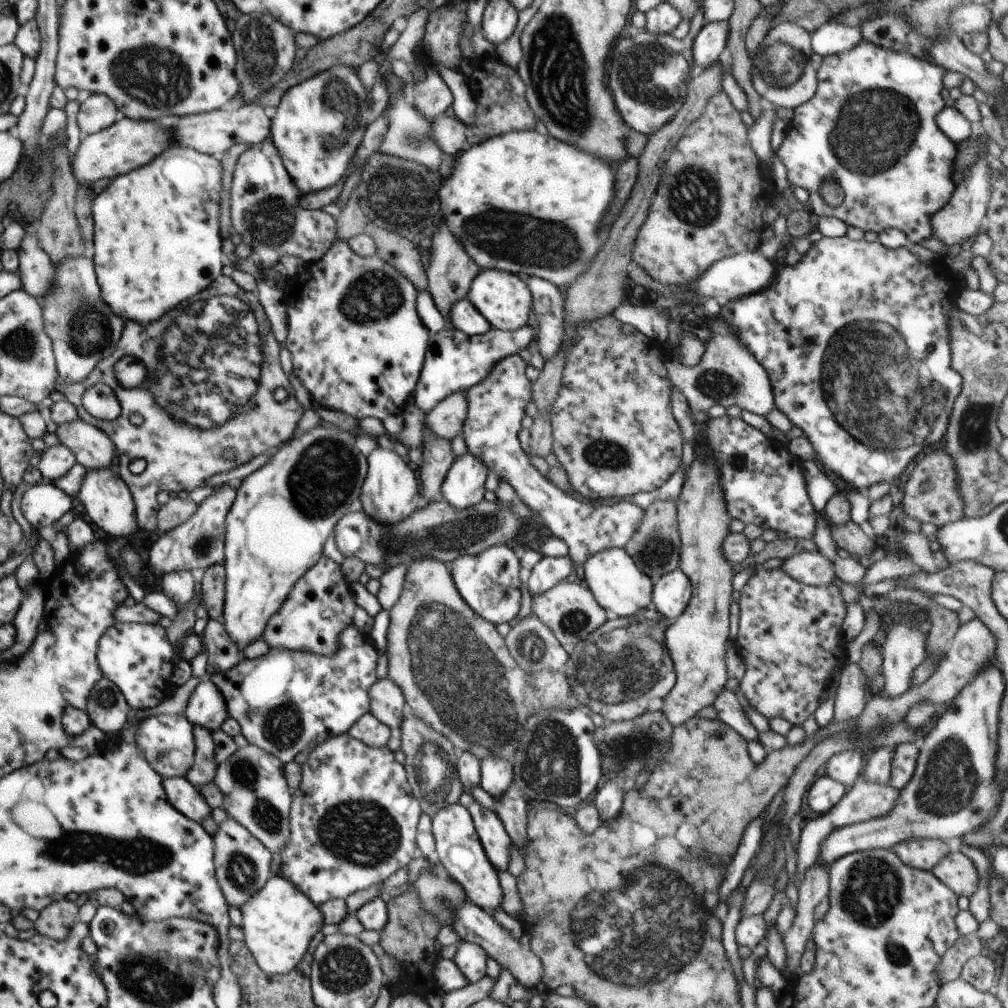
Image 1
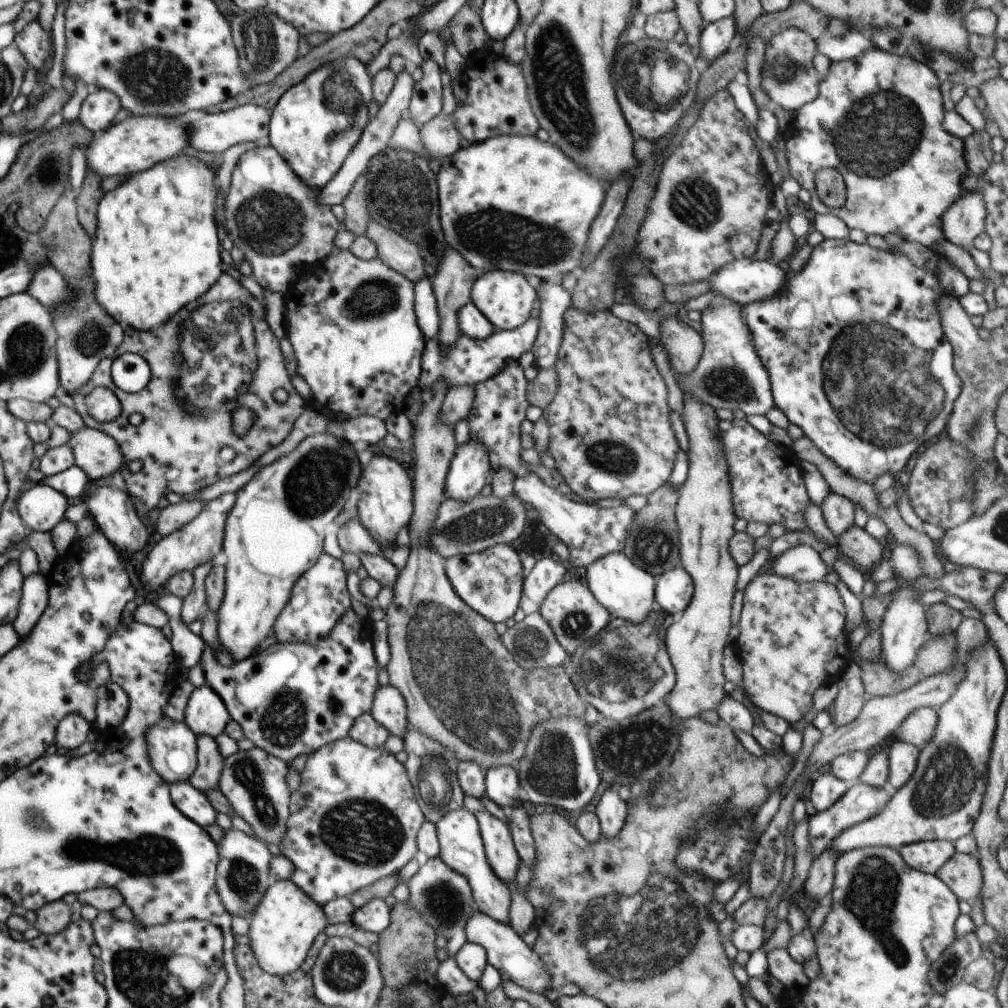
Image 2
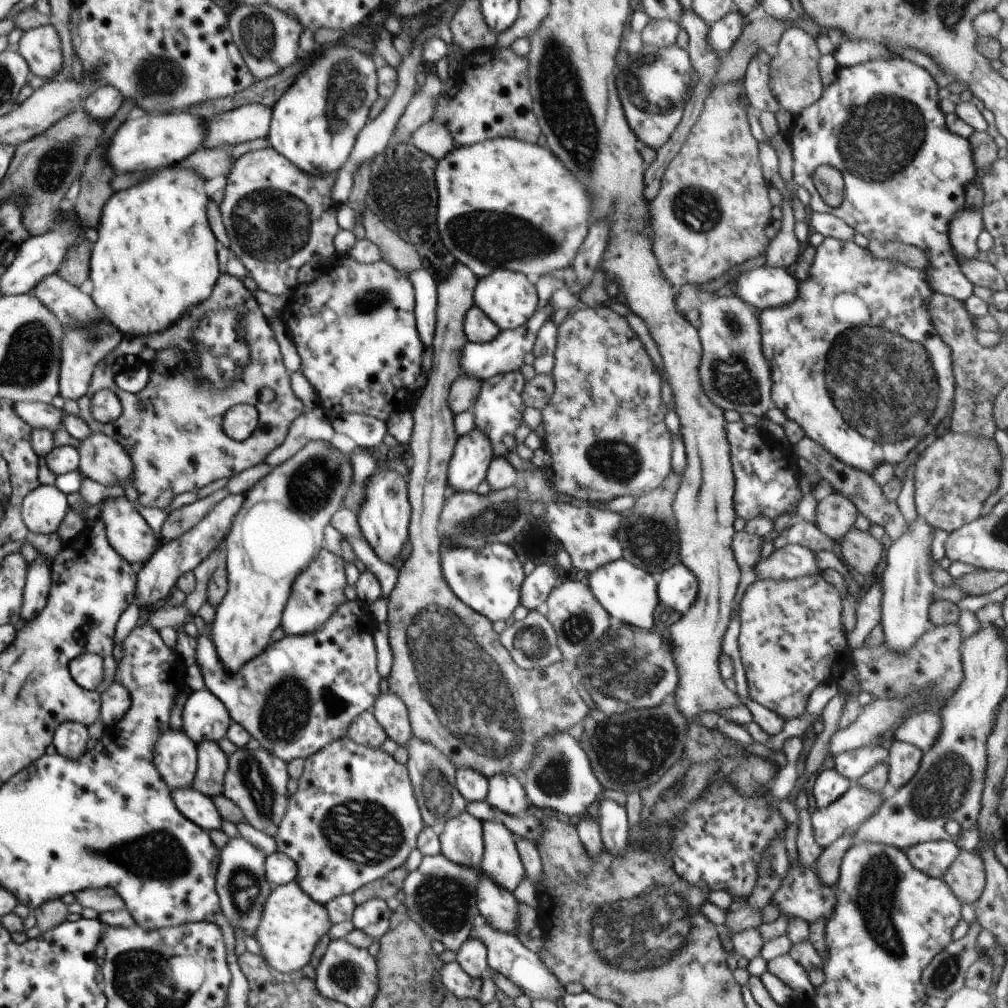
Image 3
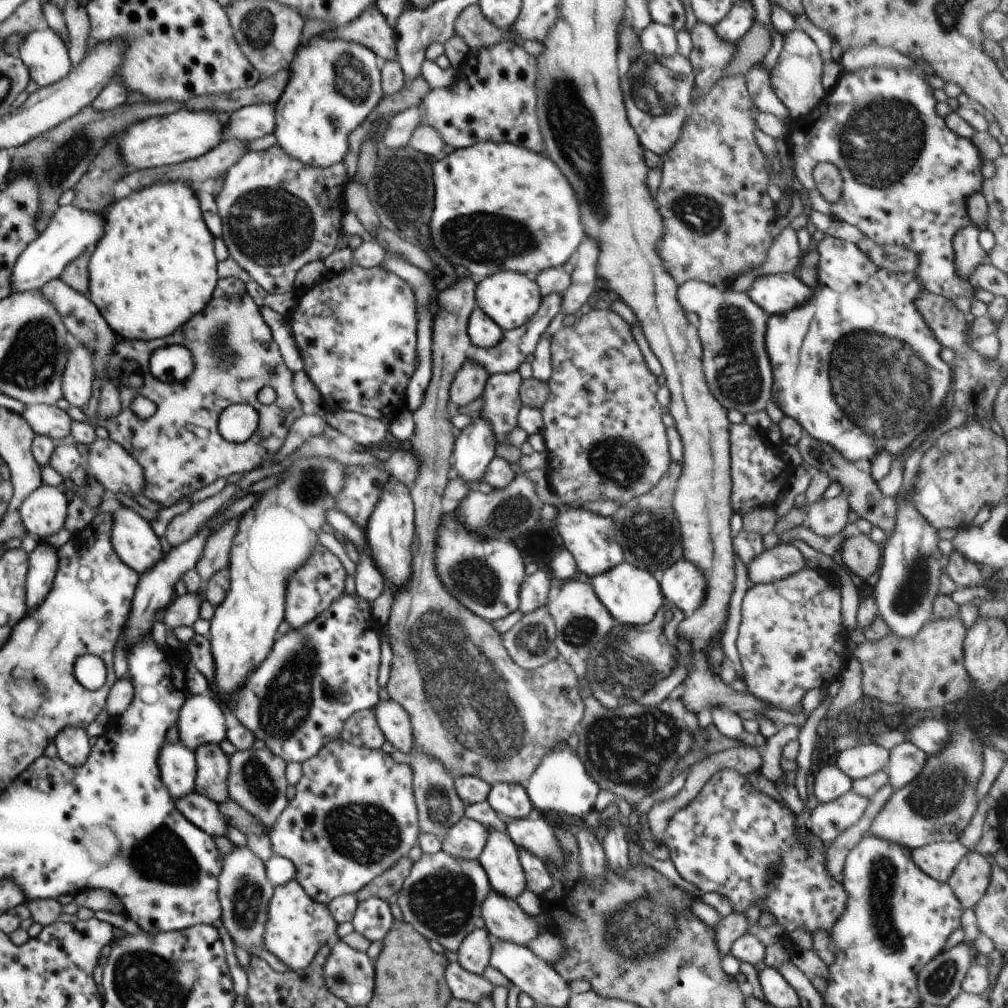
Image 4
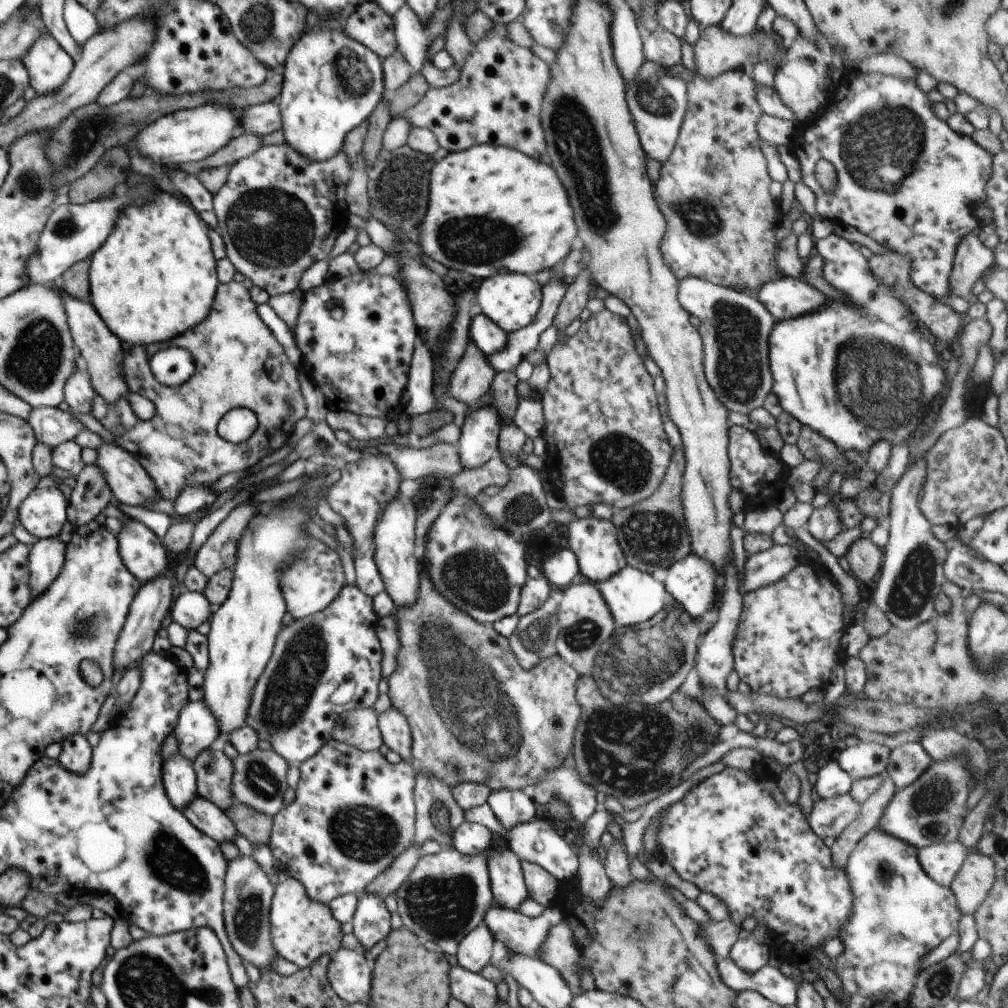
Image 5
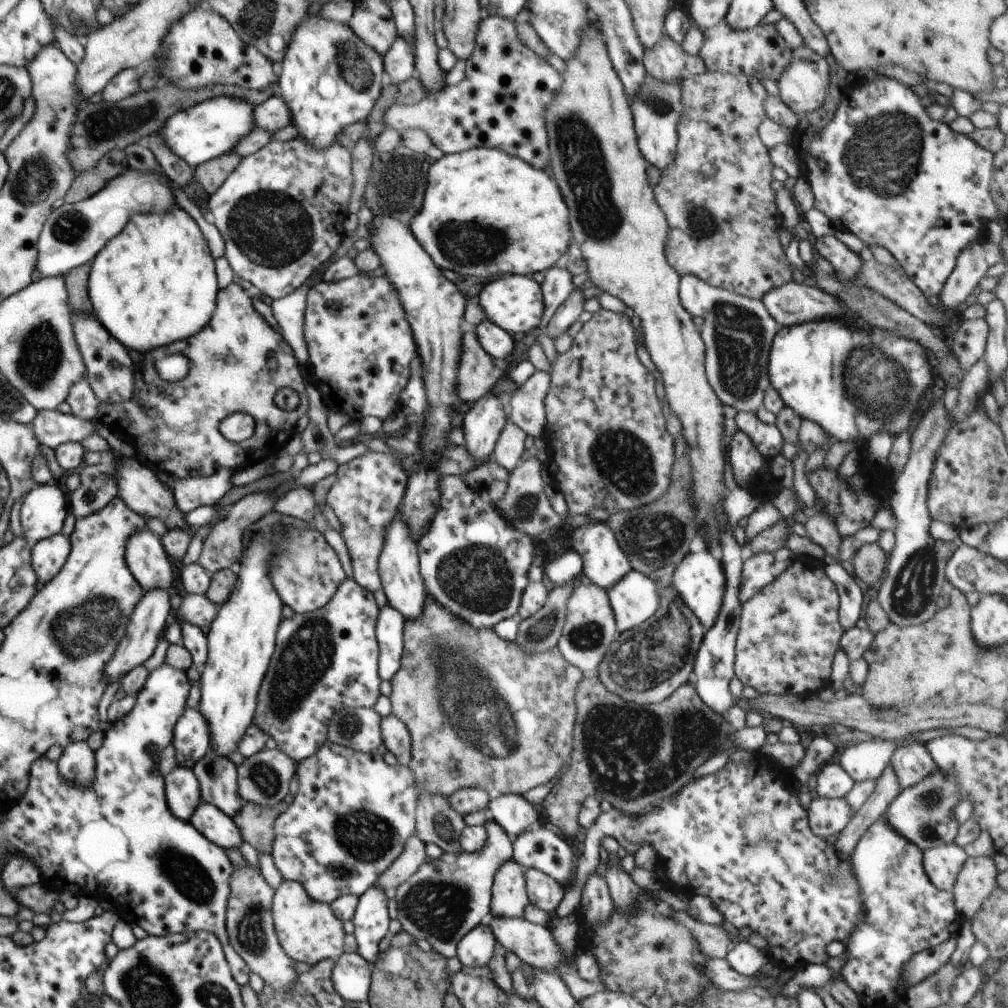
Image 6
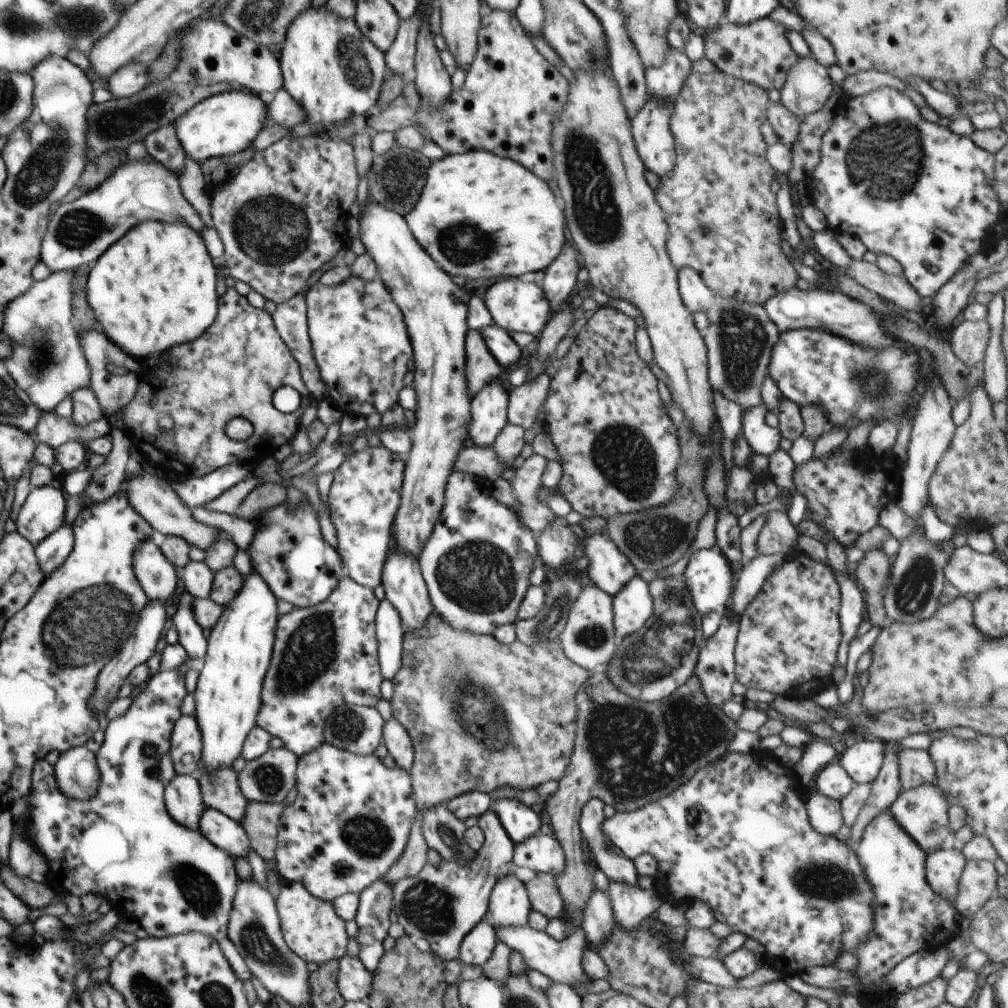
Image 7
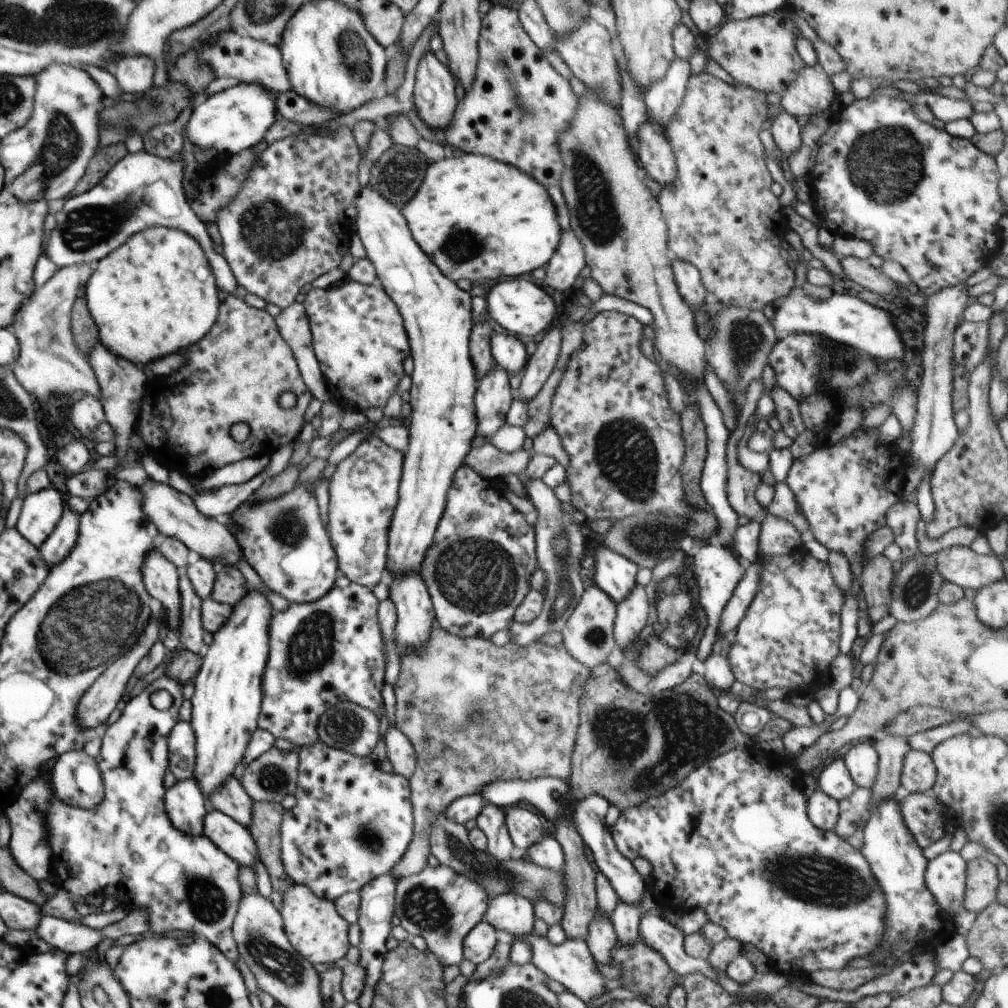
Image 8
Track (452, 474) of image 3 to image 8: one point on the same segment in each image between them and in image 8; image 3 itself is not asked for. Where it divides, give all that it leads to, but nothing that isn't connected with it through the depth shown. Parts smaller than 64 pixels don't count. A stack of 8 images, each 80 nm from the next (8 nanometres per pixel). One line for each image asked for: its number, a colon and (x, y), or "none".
4: (473, 449)
5: (479, 437)
6: (482, 425)
7: (488, 414)
8: (493, 396)

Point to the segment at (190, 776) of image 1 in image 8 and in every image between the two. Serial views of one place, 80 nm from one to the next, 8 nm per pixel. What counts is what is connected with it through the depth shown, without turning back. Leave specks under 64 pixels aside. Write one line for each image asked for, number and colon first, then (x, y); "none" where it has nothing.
2: (210, 763)
3: (212, 762)
4: (213, 769)
5: (215, 771)
6: (217, 776)
7: (220, 790)
8: (231, 798)

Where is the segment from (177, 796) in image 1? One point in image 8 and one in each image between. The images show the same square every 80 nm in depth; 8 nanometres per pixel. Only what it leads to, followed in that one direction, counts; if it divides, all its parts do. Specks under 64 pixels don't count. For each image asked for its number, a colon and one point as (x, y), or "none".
2: (194, 804)
3: (195, 806)
4: (203, 812)
5: (204, 815)
6: (214, 825)
7: (223, 832)
8: (234, 839)

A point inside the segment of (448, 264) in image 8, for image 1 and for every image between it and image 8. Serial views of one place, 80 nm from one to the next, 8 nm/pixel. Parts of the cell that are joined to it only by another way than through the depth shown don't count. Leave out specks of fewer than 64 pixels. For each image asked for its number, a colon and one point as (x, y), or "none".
1: (550, 198)
2: (514, 203)
3: (504, 203)
4: (496, 206)
5: (492, 209)
6: (486, 213)
7: (480, 216)

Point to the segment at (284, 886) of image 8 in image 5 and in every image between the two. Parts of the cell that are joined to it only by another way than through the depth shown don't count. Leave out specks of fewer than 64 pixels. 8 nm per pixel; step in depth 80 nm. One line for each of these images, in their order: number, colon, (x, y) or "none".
5: (256, 826)
6: (256, 823)
7: (261, 820)

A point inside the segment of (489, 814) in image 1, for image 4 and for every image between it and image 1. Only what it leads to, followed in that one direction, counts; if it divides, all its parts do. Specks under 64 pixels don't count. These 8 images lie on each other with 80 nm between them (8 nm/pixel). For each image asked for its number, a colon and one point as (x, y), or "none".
2: (501, 854)
3: (501, 863)
4: (500, 858)

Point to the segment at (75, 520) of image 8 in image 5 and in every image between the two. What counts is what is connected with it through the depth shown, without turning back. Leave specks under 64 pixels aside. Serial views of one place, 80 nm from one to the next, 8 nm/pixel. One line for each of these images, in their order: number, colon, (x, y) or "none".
5: (46, 557)
6: (49, 555)
7: (54, 549)

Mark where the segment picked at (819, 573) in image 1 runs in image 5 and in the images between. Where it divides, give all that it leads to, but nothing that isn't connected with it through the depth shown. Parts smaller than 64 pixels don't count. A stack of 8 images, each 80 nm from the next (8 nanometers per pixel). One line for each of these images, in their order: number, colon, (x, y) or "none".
2: (801, 563)
3: (791, 561)
4: (777, 562)
5: (766, 567)

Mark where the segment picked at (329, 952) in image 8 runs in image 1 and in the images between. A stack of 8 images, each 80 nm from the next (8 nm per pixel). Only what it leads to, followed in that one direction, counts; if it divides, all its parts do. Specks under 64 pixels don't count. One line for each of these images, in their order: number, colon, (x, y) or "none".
1: (279, 921)
2: (285, 924)
3: (292, 923)
4: (296, 927)
5: (302, 930)
6: (308, 931)
7: (310, 927)

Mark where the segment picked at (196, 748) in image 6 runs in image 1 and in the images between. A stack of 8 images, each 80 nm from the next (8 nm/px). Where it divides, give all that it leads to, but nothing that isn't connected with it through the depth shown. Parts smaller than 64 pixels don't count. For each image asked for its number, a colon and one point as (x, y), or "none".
1: (206, 707)
2: (205, 713)
3: (204, 718)
4: (201, 720)
5: (196, 730)

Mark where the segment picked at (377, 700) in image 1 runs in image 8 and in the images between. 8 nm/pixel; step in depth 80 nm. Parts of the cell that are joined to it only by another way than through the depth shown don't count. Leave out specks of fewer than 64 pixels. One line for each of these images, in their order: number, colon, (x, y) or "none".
2: (389, 709)
3: (392, 714)
4: (394, 722)
5: (394, 727)
6: (396, 738)
7: (399, 745)
8: (400, 751)

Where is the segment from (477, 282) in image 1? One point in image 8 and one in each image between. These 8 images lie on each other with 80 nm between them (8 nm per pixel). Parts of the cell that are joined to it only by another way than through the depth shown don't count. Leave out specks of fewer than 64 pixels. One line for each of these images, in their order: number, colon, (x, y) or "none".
2: (506, 298)
3: (508, 298)
4: (509, 298)
5: (512, 300)
6: (514, 303)
7: (516, 306)
8: (523, 308)

